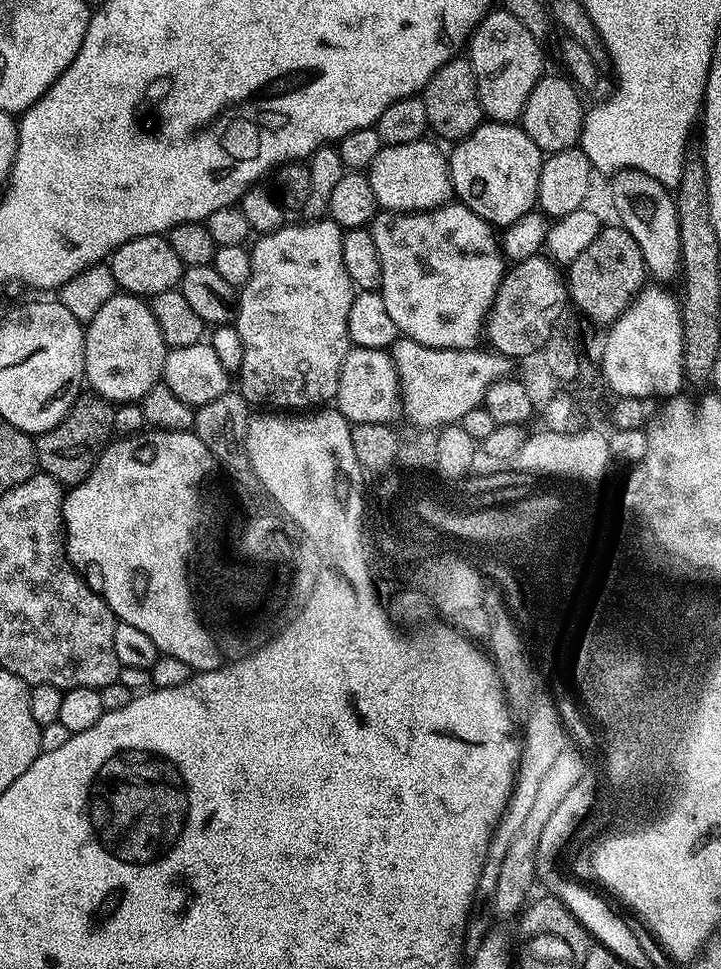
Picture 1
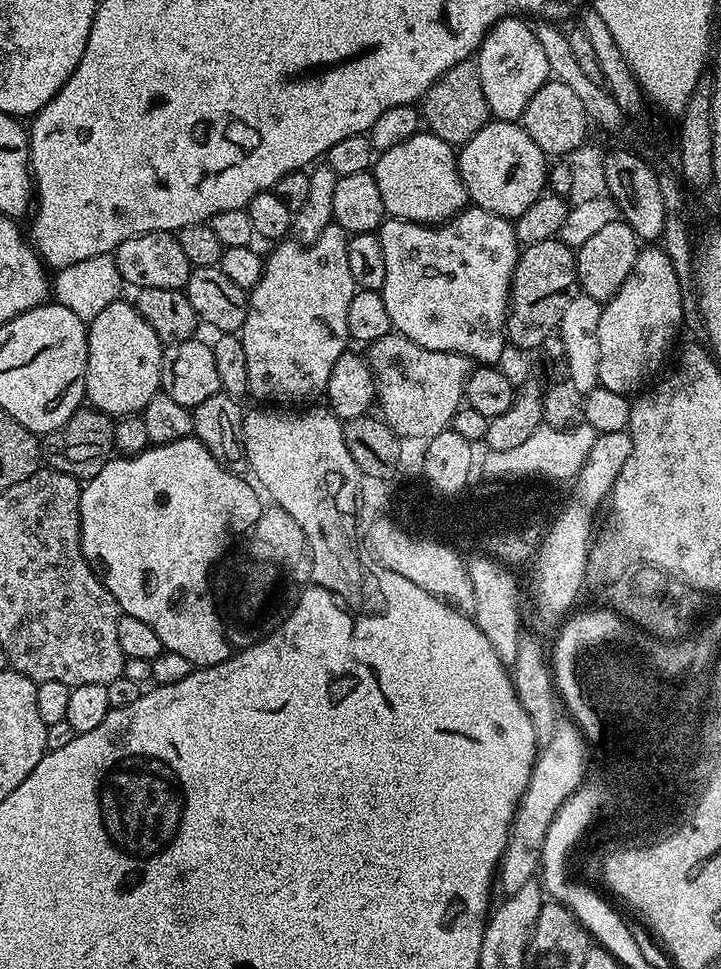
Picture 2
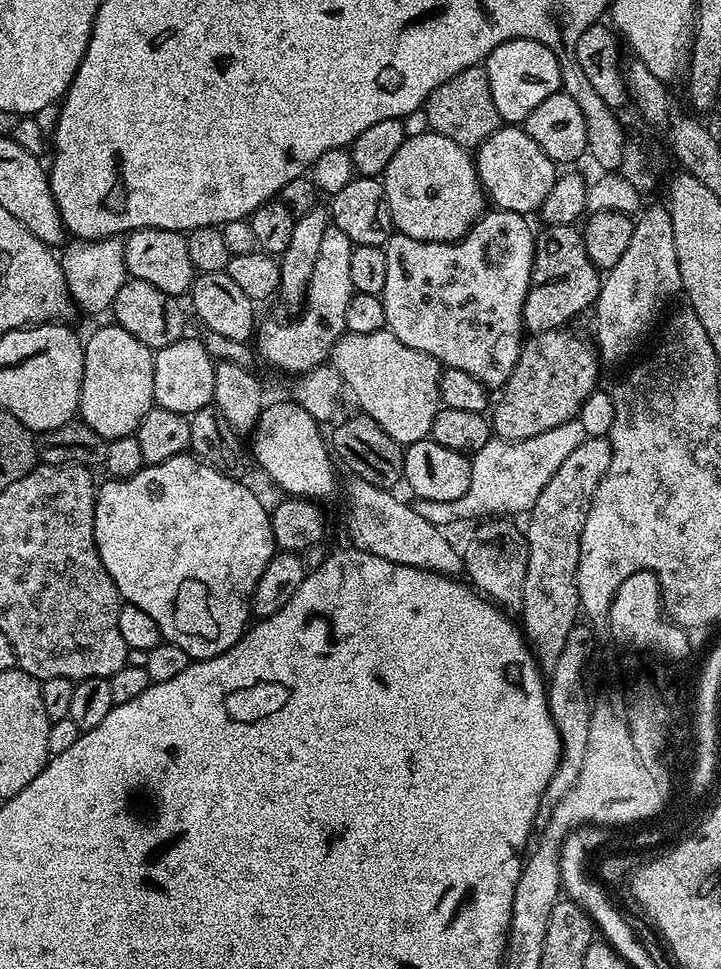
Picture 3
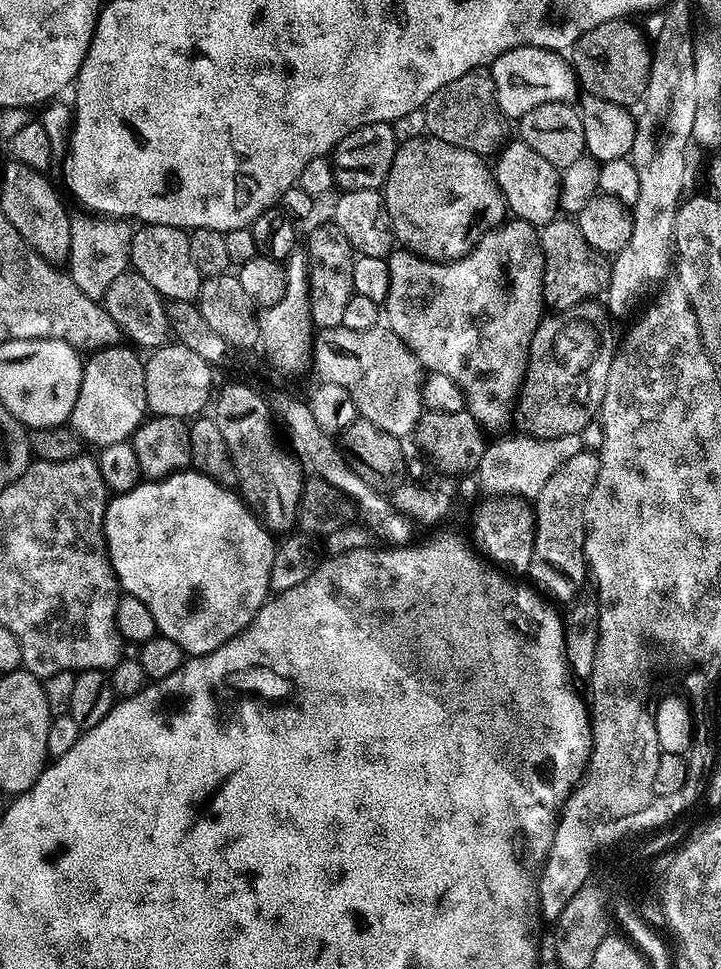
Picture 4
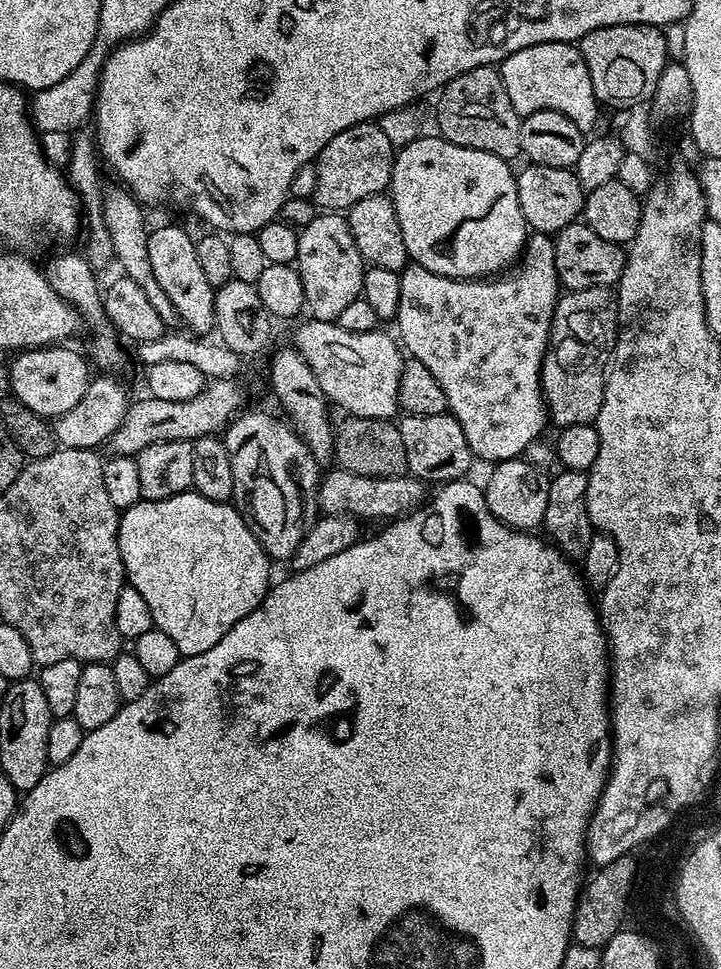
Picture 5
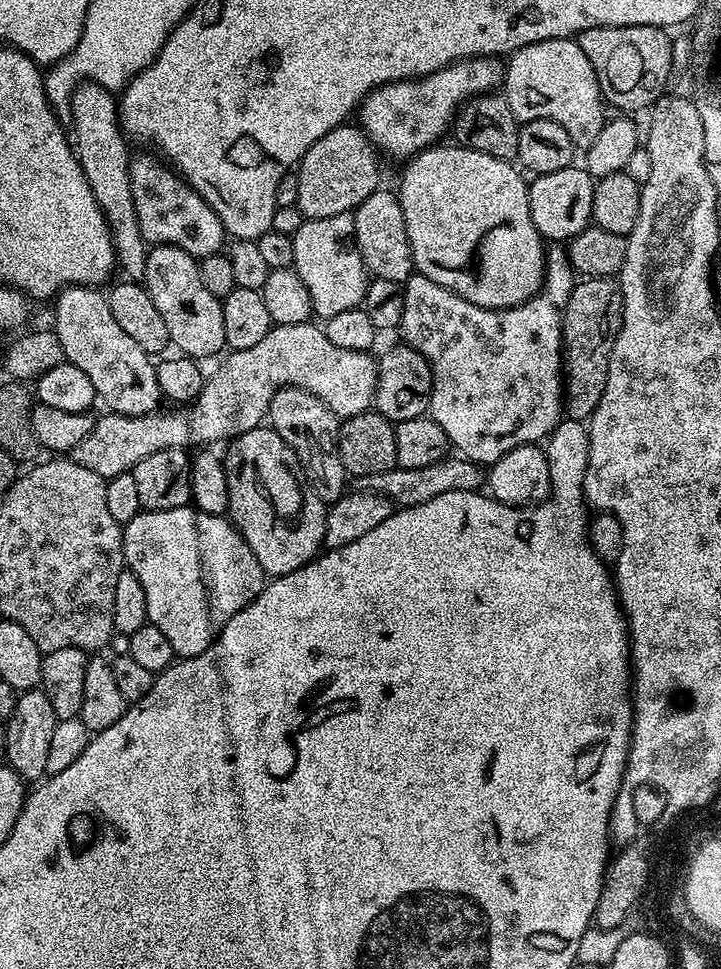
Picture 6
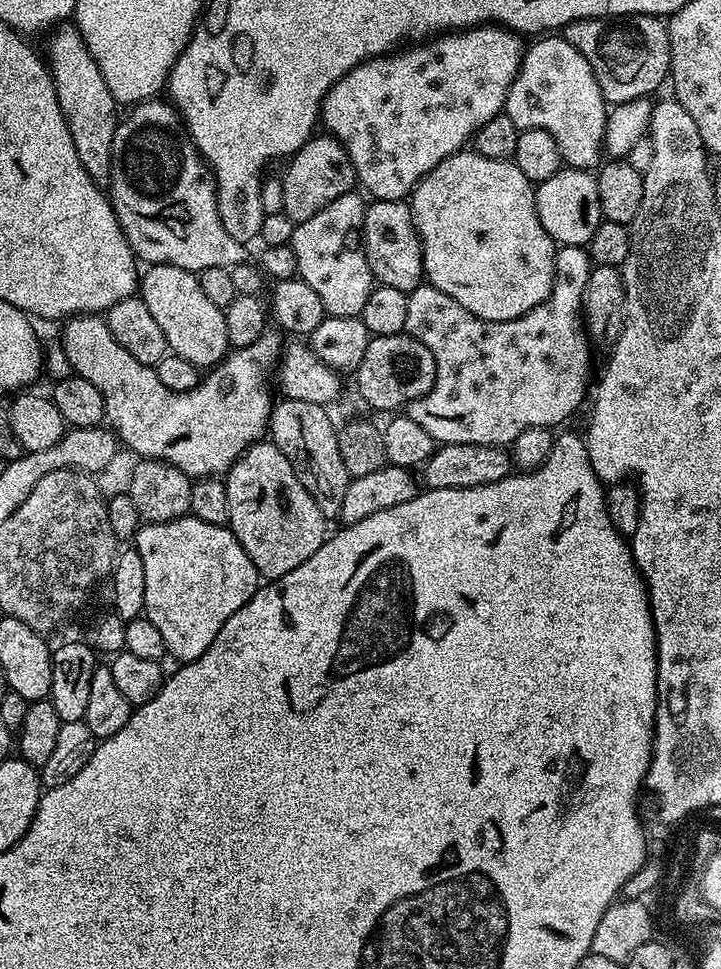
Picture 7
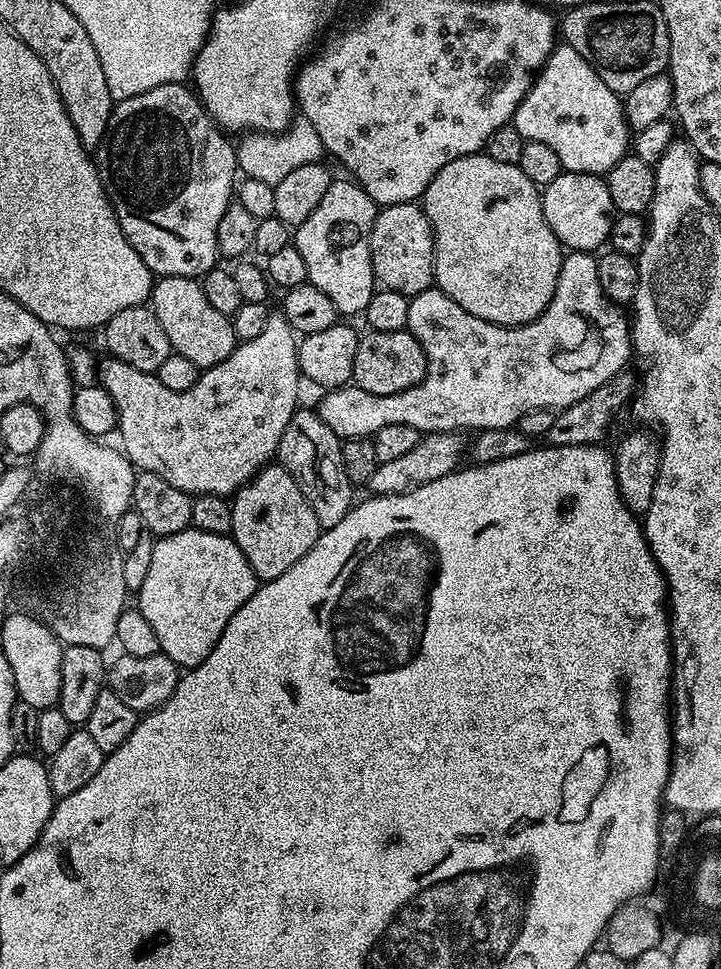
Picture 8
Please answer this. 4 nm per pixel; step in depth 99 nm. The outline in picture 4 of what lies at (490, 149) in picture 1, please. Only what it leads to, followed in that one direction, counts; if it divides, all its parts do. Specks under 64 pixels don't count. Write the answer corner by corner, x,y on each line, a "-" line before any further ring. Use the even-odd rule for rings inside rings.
516,138
505,143
495,157
494,175
500,193
504,196
507,211
515,219
525,220
537,226
543,226
557,219
561,211
560,172
553,164
546,162
546,158
541,158
535,150
530,150
526,142

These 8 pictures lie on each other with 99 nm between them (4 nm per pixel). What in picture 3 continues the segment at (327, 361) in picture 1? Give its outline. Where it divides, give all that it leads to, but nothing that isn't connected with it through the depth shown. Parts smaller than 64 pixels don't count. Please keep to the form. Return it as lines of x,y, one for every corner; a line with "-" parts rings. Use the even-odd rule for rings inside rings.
329,226
322,234
322,246
318,249
318,262
314,262
314,274
310,274
310,286
304,295
300,317
283,332
280,328
268,328
264,332
264,345
258,348
258,356
273,364
280,372
303,374
329,359
332,347
346,331
346,306
350,306
352,283
350,282
350,254
354,245
342,230
-
304,312
304,313
303,313
-
284,336
288,348
284,348

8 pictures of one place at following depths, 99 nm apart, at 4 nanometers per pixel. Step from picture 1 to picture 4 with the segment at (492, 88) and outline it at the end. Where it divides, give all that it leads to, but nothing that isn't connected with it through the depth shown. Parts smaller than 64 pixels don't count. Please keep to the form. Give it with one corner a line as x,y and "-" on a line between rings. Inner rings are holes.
523,44
520,48
506,50
491,64
490,71
498,104
506,118
519,118
546,102
566,104
577,99
578,81
571,63
561,53
548,48

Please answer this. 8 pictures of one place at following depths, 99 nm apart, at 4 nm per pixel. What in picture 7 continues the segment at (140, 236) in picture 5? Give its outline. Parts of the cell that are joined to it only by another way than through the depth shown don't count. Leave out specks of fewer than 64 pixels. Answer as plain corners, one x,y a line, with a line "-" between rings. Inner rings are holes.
61,23
52,34
48,40
46,63
56,84
58,106
66,118
70,138
74,138
74,150
78,150
78,162
82,162
86,174
90,174
97,184
107,185
111,178
111,147
118,123
116,99
110,94
110,86
106,86
105,72
98,70
98,62
94,62
75,23

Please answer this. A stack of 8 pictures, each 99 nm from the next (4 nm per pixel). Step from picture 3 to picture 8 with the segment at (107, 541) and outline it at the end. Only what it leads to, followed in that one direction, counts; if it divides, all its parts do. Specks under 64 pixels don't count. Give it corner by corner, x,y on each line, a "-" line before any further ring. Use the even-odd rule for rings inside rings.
190,526
178,534
161,536
155,541
146,582
142,582
138,593
138,607
142,618
150,622
158,637
160,651
171,658
177,668
187,670
198,666
208,657
210,650
214,650
218,638
222,638
222,630
226,630
226,622
234,618
239,608
256,593
257,587
254,570
231,535
206,534

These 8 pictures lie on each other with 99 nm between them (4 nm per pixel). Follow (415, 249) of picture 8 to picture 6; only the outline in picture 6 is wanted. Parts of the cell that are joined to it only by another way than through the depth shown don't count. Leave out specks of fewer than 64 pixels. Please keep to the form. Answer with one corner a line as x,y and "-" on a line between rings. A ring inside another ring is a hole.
387,187
377,188
366,202
362,202
352,212
356,245
364,267
377,280
389,280
403,284
413,275
412,251
410,238
406,238
406,218
402,218
400,197
395,191
387,192

